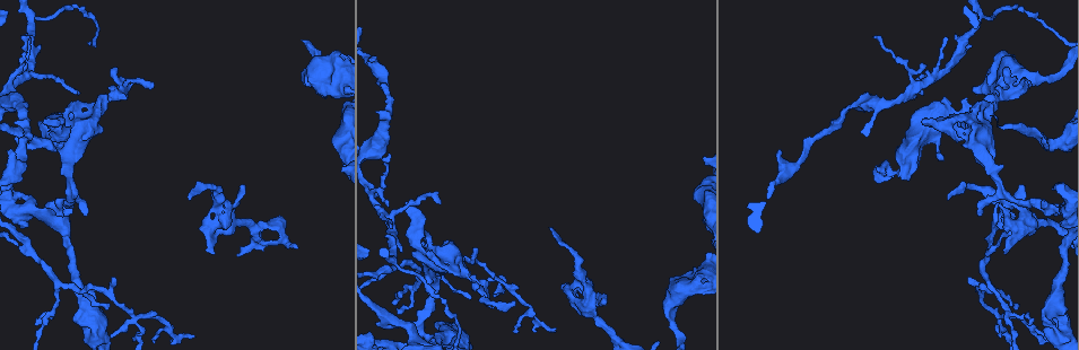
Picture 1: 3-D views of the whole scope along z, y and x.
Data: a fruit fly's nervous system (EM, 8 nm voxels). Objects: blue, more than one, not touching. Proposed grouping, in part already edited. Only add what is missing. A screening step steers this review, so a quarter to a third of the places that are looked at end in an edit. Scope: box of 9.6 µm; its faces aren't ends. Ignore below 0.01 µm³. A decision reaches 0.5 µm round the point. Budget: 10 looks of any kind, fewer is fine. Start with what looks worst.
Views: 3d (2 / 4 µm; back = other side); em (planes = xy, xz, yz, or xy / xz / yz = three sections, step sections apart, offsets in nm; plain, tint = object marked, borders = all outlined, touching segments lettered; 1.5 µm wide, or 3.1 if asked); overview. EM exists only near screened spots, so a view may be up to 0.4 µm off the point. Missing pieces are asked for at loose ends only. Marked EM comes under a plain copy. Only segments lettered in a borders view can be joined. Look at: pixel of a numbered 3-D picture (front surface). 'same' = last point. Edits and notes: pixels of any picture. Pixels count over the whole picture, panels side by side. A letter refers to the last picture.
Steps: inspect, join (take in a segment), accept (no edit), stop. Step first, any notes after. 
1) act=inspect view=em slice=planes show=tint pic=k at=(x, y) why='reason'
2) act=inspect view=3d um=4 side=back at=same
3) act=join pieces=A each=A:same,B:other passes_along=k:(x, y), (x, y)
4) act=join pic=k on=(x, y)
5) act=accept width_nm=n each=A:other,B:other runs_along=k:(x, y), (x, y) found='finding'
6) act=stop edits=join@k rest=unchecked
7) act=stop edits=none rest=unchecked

act=inspect view=em slice=planes show=borders pic=1 at=(117, 67) why='tapers out'

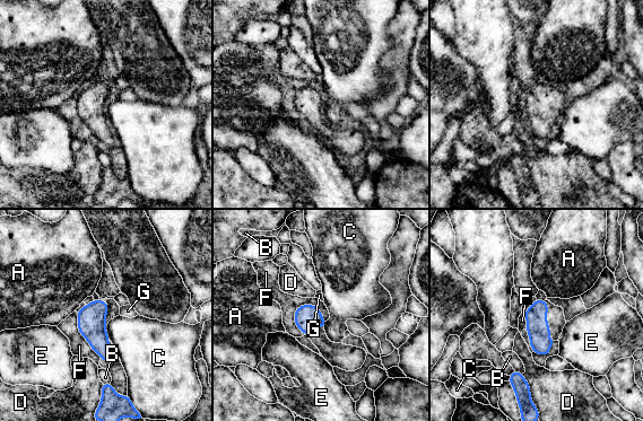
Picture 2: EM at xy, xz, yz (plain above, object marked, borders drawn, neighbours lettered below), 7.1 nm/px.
act=accept width_nm=150 each=A:other,B:other,C:other,D:other,E:other,F:other,G:other border=2:(294, 312), (314, 305), (326, 321) found='none of them fits'

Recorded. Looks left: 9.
act=inspect view=3d um=2 pic=1 at=(46, 123) why='free end'

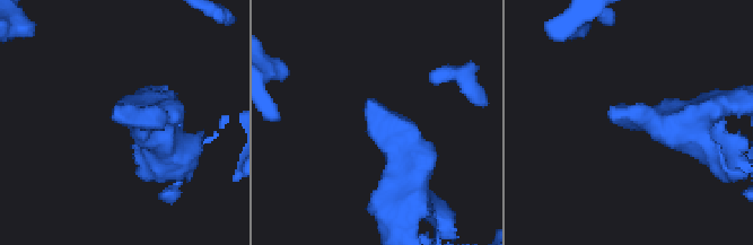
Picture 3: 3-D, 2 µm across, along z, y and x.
act=inspect view=em slice=planes show=borders pic=3 at=(112, 118)

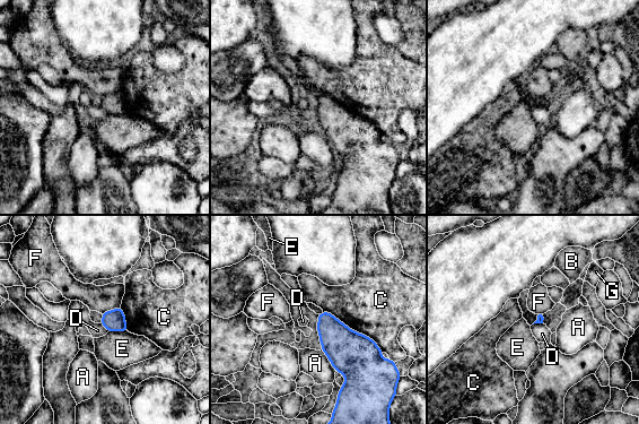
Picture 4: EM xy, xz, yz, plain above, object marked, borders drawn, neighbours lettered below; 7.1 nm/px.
act=accept each=A:other,B:other,C:other,D:other,E:other,F:other,G:other border=4:(101, 322), (108, 330) found='none of them fits'

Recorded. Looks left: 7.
act=inspect view=em slice=planes show=borders pic=1 at=(600, 303) why='tapers out'

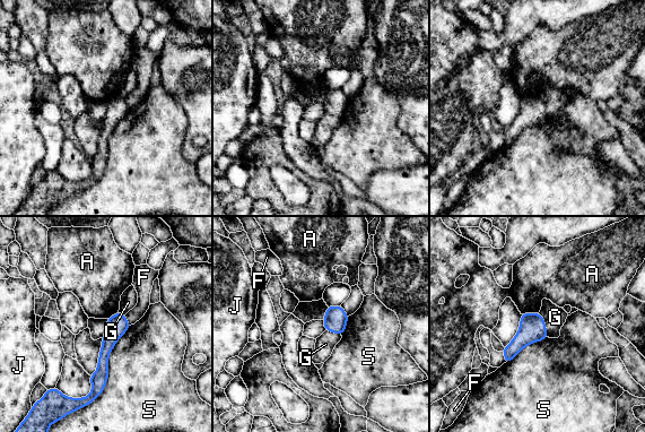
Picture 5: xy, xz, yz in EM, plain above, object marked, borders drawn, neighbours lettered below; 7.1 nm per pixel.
act=accept width_nm=120 each=A:other,F:other,G:other,J:other,S:other found='no lettered segment goes on from it'

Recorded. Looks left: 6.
act=inspect view=em slice=xy step=4 show=borders pic=1 at=(1005, 252) why='branch stops here'

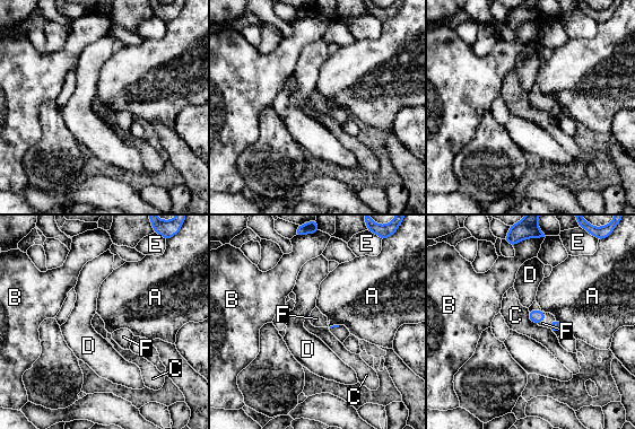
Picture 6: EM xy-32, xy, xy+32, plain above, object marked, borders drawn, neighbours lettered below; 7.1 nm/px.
act=join pieces=F longest_contact=F:130nm each=A:other,B:other,C:other,D:other,E:other,F:same found='the neuron continues'

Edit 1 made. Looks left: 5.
act=stop edits=join@6 rest=unchecked

